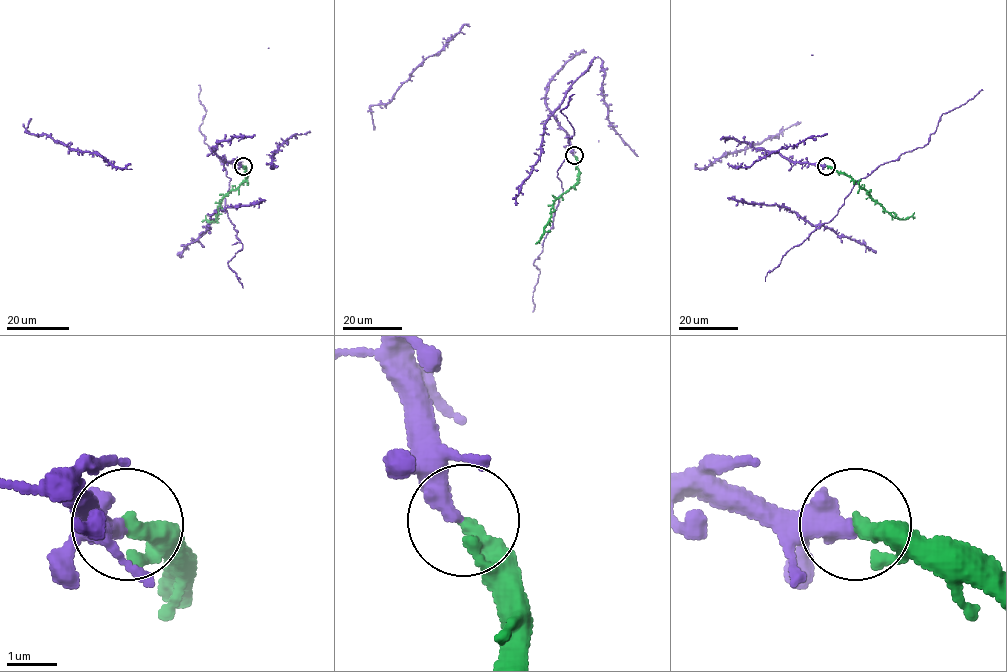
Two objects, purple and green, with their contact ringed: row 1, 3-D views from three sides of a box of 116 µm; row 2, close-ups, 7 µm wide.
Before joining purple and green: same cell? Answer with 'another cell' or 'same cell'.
same cell

